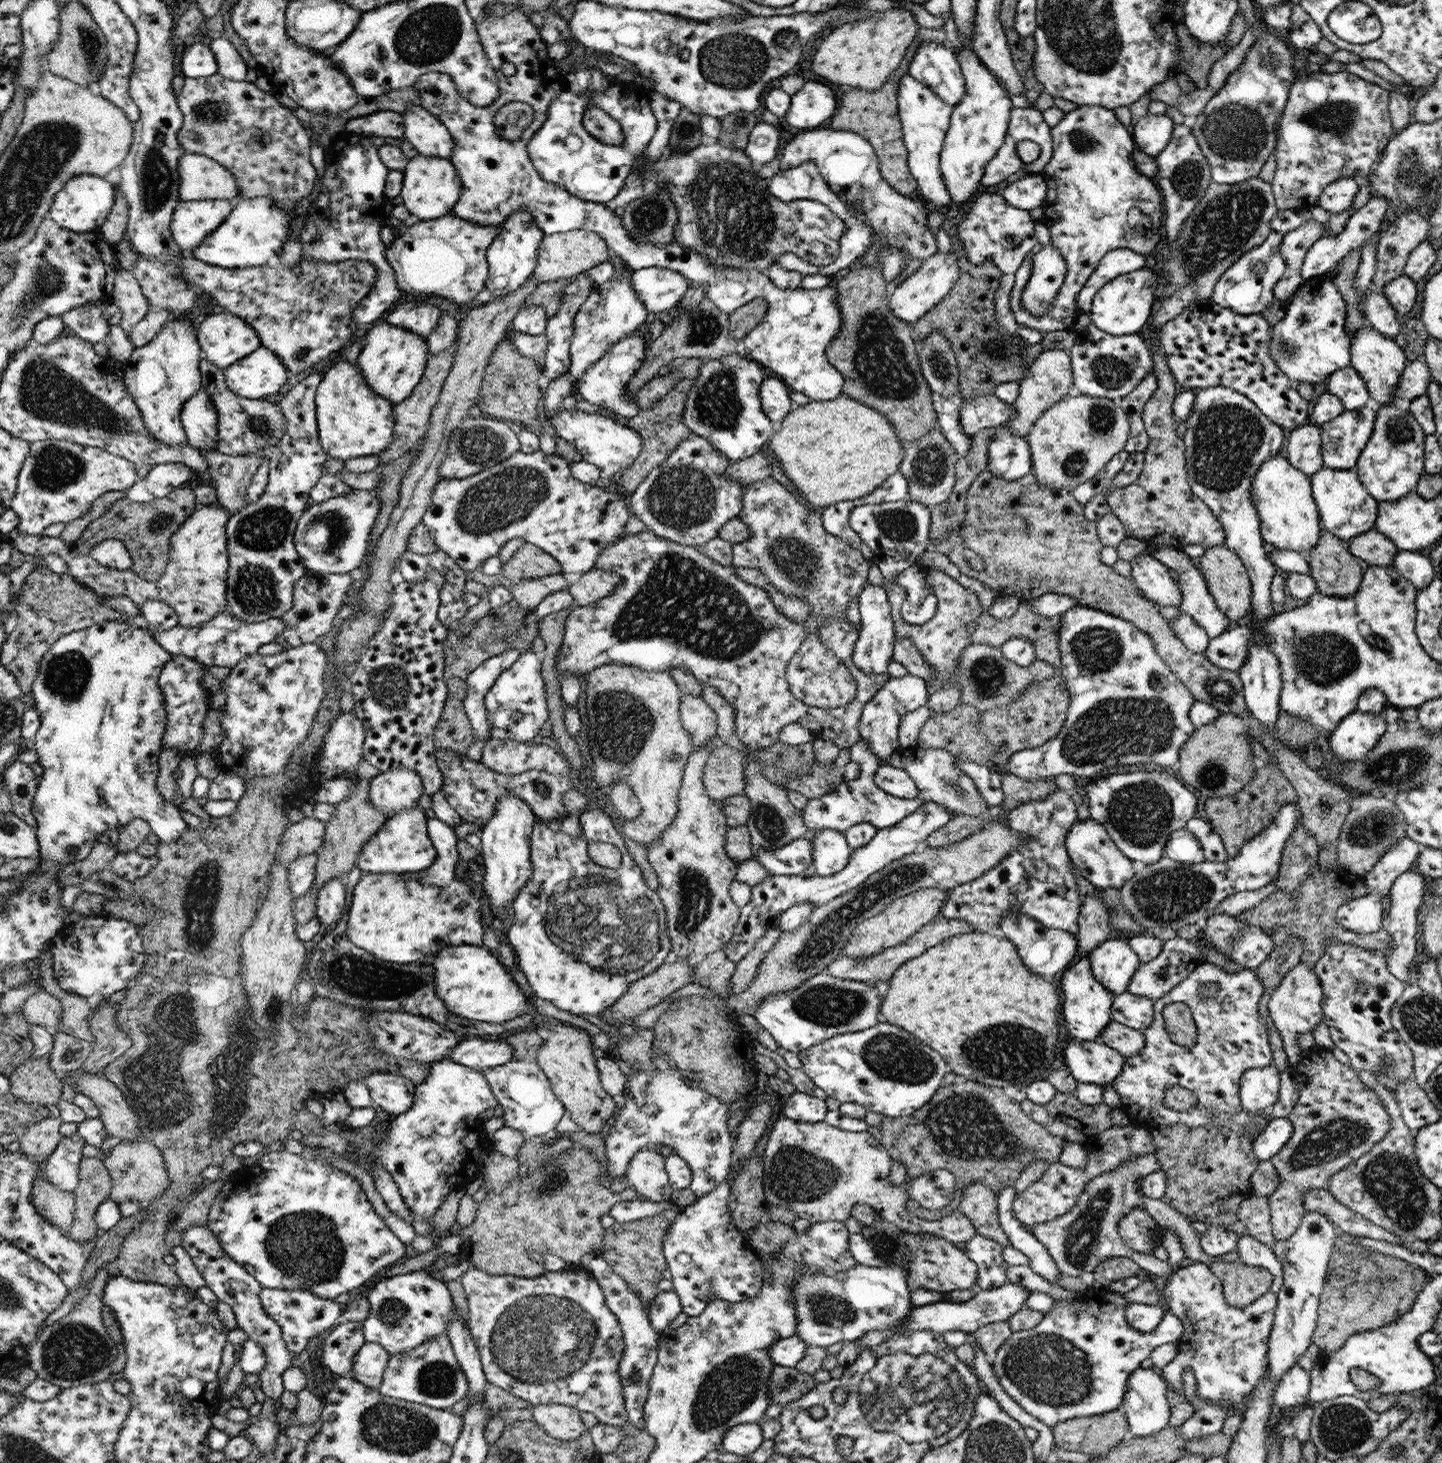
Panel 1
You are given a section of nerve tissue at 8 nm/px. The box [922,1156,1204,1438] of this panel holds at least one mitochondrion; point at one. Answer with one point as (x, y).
(1048, 1369)

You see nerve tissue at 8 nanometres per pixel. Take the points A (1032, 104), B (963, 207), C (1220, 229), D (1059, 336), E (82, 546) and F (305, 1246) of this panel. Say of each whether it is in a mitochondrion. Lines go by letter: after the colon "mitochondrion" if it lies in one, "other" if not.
A: other
B: other
C: mitochondrion
D: other
E: other
F: mitochondrion

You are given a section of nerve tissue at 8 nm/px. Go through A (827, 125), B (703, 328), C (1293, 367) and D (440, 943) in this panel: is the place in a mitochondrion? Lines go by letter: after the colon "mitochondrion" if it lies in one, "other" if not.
A: other
B: mitochondrion
C: other
D: other

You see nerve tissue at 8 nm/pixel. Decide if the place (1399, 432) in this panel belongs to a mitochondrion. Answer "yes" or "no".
yes

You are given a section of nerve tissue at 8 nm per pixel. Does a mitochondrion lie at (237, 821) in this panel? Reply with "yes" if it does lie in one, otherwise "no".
no

